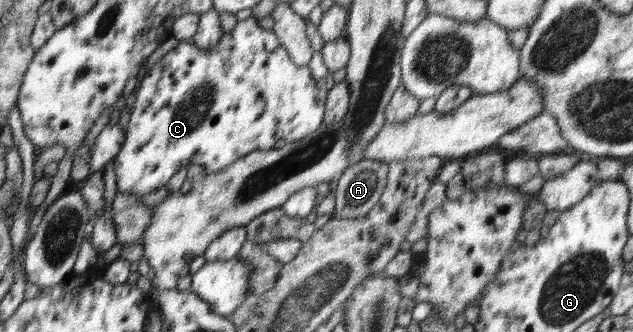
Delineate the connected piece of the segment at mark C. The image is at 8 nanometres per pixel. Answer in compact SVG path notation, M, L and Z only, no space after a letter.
M251 16L245 21L238 21L237 25L231 31L224 32L223 37L211 51L201 51L194 43L190 41L181 41L179 45L173 48L173 51L164 55L159 62L153 65L148 75L141 80L136 100L132 104L130 121L126 126L126 138L122 143L119 153L114 157L114 171L116 177L117 191L119 193L133 195L147 195L166 185L167 181L177 173L181 167L190 165L202 165L206 167L206 173L221 171L229 164L237 161L240 157L245 157L248 153L262 149L267 151L273 149L273 145L284 139L286 143L299 141L313 133L322 123L325 111L325 100L328 93L325 87L318 89L317 80L310 73L308 66L299 66L293 63L289 52L279 43L273 30L265 30L259 26L259 20Z

